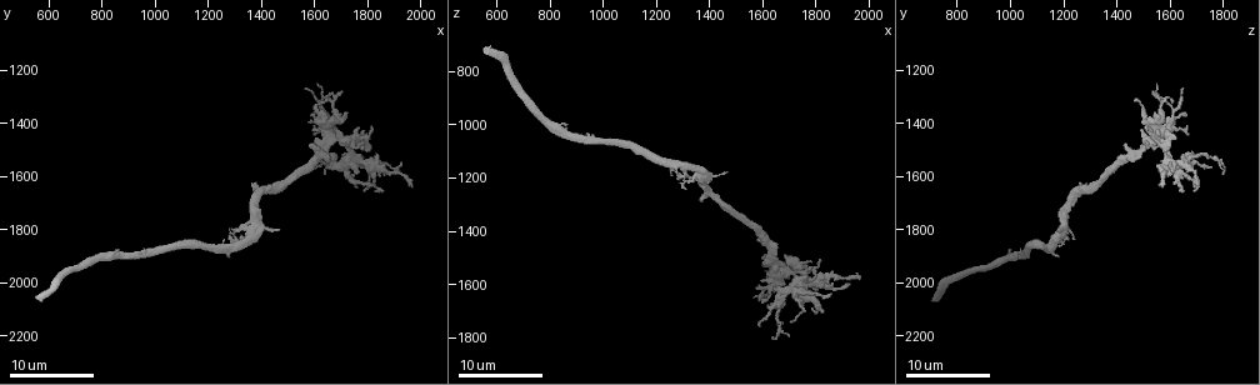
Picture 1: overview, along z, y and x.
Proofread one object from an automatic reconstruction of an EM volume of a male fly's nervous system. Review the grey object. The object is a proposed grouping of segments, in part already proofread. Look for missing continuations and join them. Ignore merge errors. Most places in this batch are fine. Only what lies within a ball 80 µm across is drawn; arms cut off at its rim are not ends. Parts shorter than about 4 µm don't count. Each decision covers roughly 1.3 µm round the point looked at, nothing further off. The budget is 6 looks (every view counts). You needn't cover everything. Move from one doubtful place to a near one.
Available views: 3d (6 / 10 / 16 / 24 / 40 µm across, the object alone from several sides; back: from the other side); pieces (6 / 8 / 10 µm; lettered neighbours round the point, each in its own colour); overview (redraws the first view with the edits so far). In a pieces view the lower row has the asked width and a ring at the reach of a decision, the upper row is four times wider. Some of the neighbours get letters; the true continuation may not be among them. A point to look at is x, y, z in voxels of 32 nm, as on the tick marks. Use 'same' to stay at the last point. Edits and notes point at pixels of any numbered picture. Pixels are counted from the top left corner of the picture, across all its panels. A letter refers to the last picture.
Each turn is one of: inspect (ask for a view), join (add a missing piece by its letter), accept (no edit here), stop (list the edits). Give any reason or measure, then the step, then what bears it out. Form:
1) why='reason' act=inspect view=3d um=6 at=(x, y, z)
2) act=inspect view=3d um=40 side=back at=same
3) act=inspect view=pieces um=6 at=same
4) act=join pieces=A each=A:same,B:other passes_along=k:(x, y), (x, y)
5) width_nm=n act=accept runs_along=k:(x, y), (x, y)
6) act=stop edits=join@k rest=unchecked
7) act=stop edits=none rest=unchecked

why='thin end' act=inspect view=3d um=24 at=(1620, 1250, 1560)

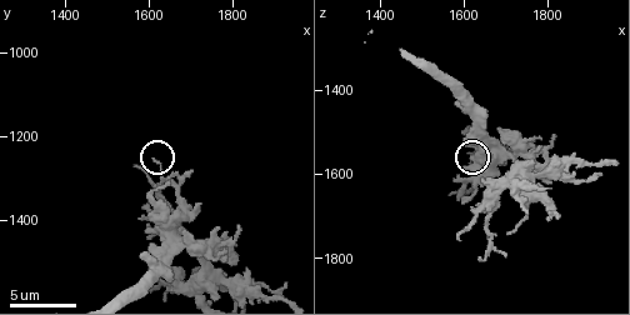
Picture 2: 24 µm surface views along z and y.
act=inspect view=pieces um=6 at=(1610, 1255, 1555)

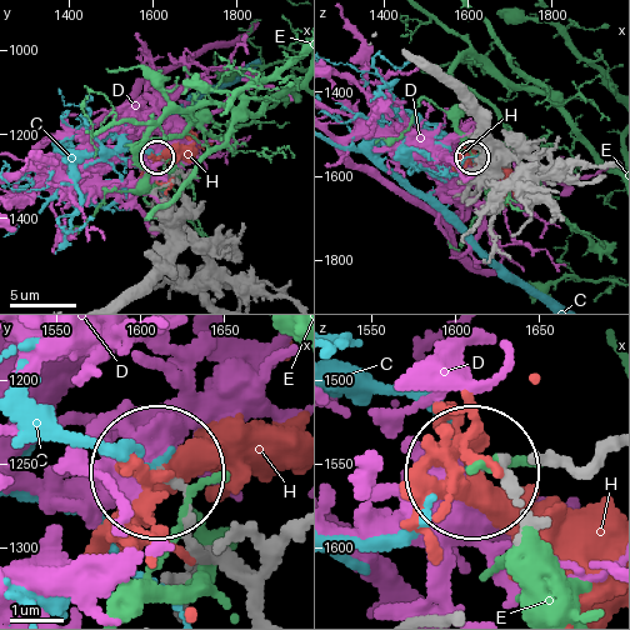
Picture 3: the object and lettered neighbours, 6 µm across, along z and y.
act=accept each=C:other,D:other,E:other,H:other found='none of them fits'

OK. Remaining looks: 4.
why='tapers out' act=inspect view=pieces um=6 at=(1925, 1560, 1605)

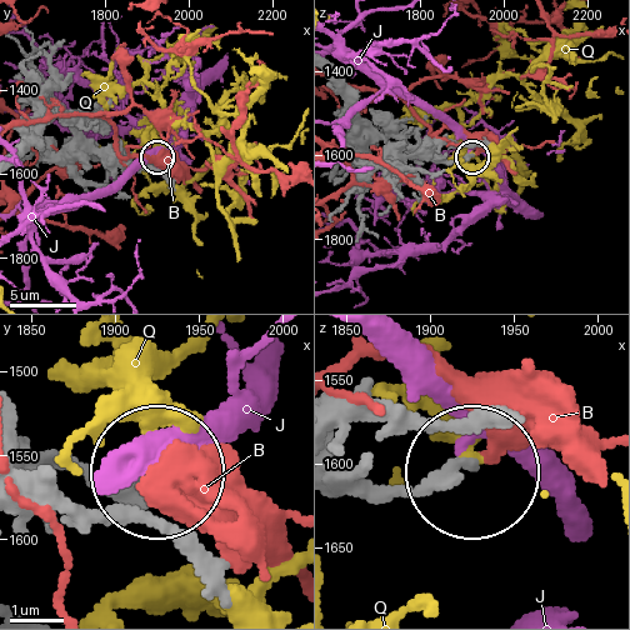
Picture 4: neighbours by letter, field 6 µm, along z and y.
act=accept each=B:other,J:other,Q:other found='none of them fits'

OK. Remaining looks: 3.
why='tapers out' act=inspect view=3d um=24 at=(1470, 1810, 1180)

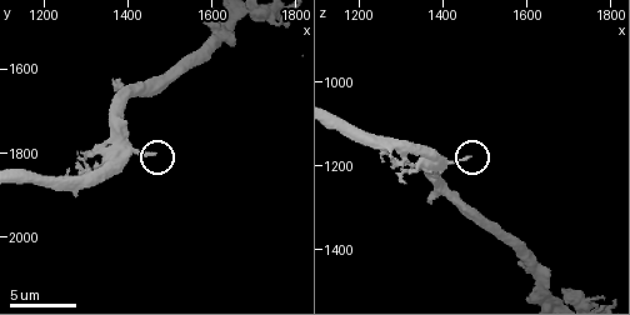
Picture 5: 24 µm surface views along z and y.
why='what lies round it' act=inspect view=pieces um=8 at=(1465, 1800, 1175)

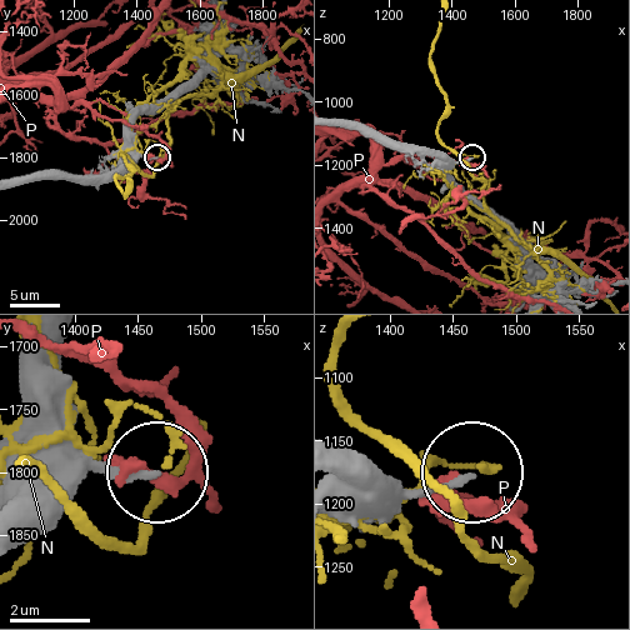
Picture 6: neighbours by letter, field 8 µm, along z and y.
act=accept each=N:other,P:other found='none of them fits'

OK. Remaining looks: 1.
act=stop edits=none rest=unchecked

